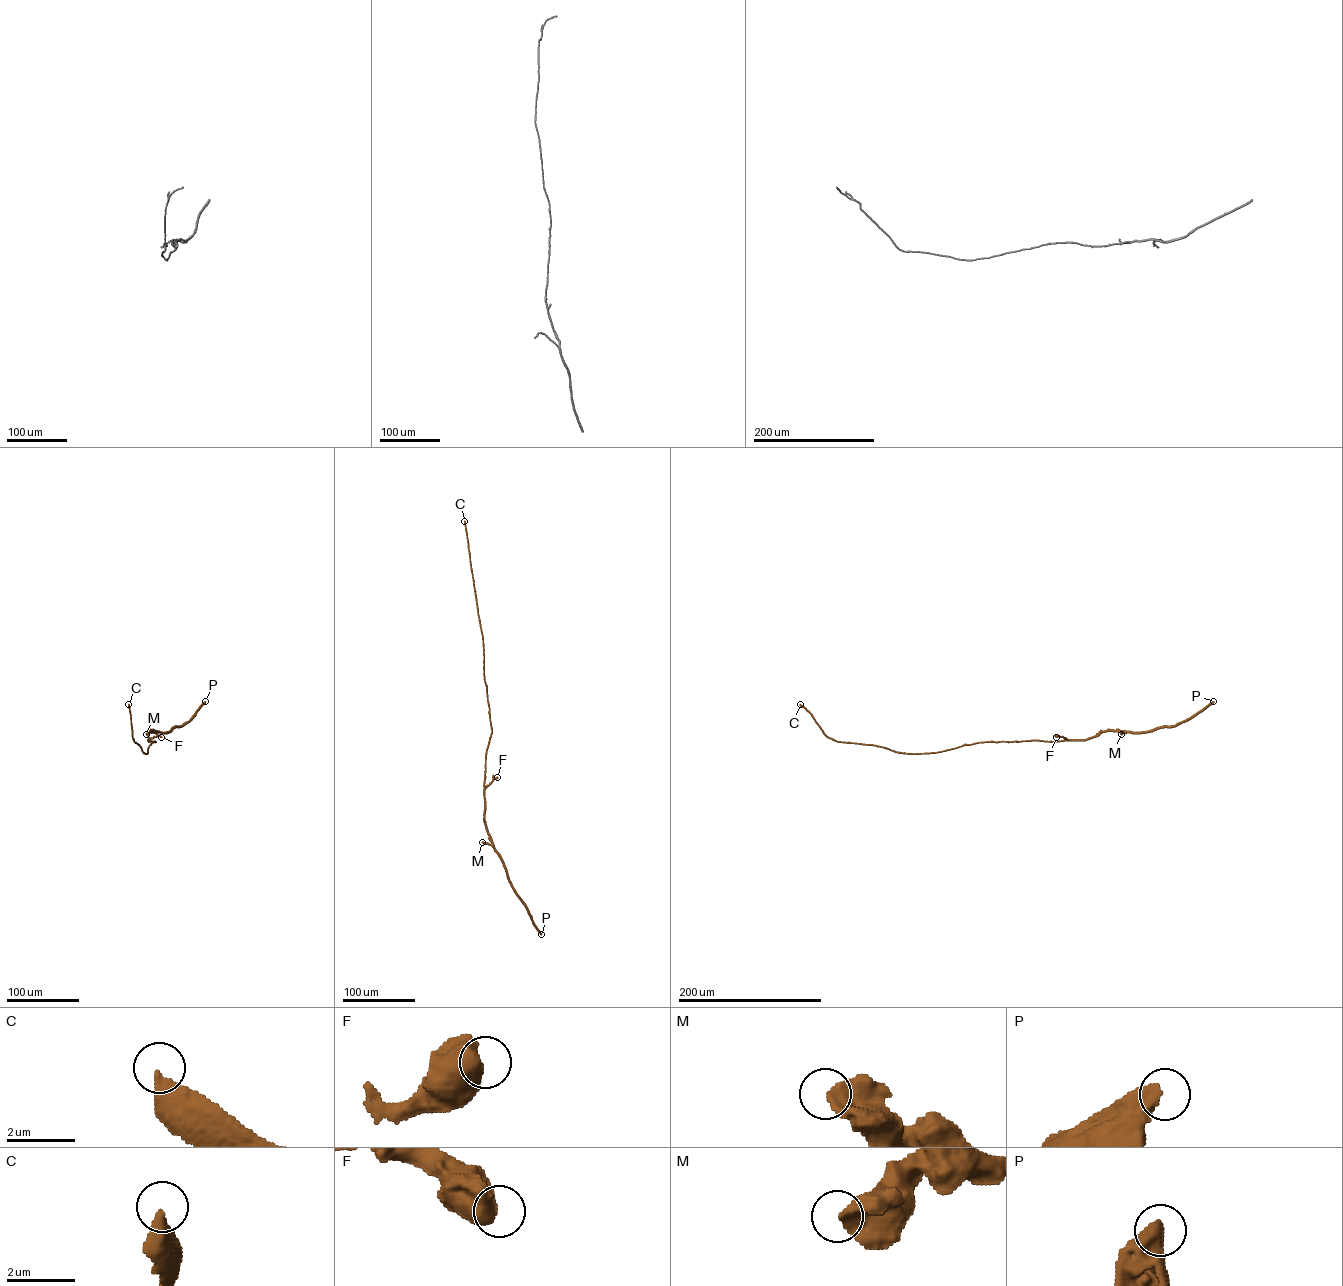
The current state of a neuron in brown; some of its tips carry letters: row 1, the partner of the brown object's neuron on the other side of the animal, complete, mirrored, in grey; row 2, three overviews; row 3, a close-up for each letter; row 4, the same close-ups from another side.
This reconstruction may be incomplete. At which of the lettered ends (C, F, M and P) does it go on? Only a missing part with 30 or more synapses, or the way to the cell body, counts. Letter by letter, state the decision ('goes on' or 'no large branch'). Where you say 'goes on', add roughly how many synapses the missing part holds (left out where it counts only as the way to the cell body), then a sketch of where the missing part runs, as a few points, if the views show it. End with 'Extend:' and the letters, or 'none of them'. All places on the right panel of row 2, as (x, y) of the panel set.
C: goes on; about 40 synapses; missing branch runs (800, 704), (779, 689), (766, 668)
F: no large branch
M: no large branch
P: no large branch
Extend: C

